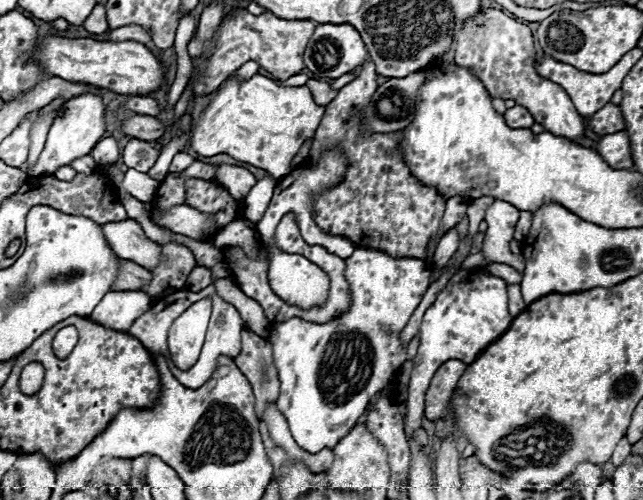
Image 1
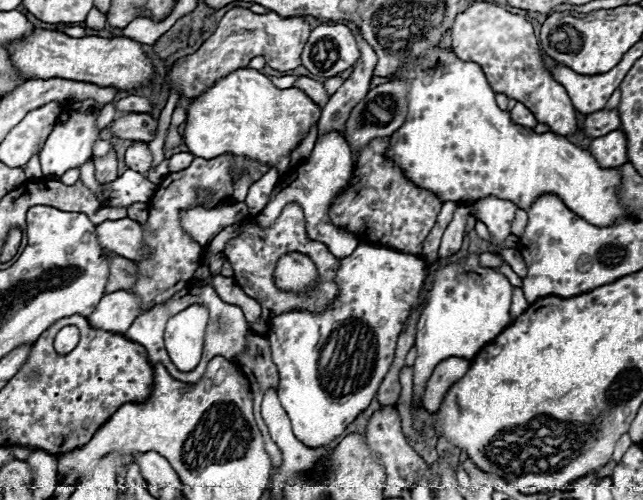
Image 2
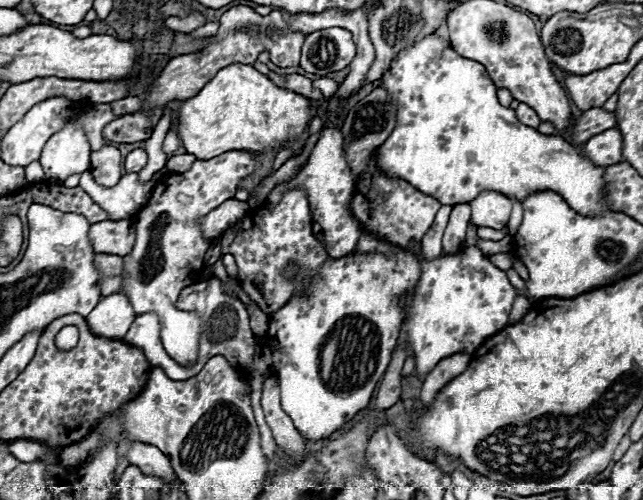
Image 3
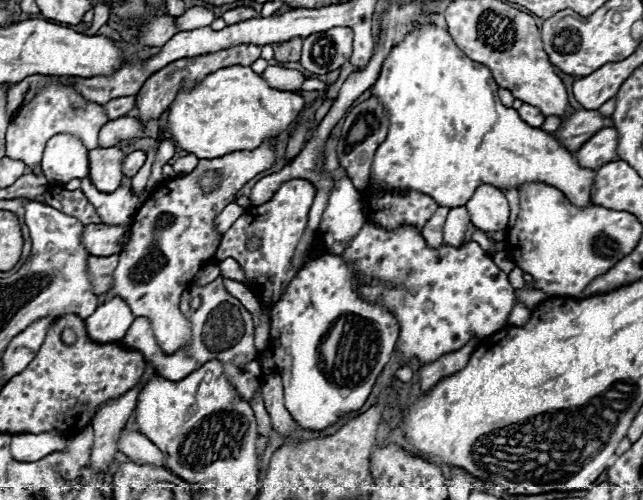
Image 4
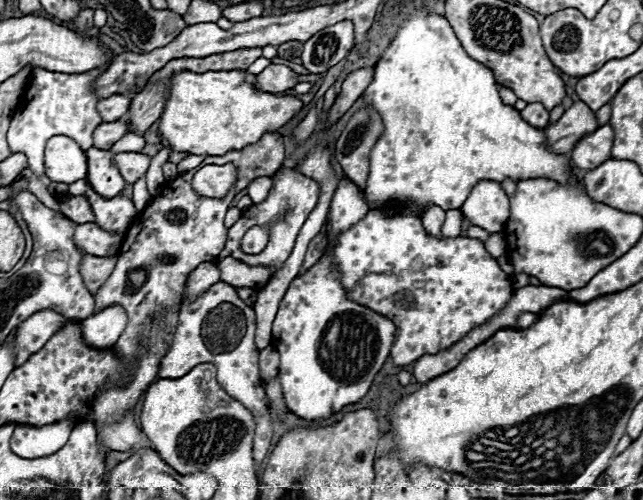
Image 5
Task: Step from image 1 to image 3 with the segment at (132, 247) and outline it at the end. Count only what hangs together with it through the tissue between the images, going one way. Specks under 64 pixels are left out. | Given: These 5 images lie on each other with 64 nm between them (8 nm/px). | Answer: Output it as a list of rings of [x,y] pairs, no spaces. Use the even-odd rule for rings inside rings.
[[[104,220],[90,226],[90,240],[96,252],[118,252],[118,256],[128,256],[136,240],[136,228],[132,220]]]

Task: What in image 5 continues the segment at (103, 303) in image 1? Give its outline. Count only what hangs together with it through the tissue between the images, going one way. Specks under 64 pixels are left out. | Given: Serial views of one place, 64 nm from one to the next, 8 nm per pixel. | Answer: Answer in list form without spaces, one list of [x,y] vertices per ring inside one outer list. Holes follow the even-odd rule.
[[[108,306],[90,318],[82,320],[82,334],[86,344],[94,348],[110,348],[116,344],[128,324],[128,314],[122,306]]]

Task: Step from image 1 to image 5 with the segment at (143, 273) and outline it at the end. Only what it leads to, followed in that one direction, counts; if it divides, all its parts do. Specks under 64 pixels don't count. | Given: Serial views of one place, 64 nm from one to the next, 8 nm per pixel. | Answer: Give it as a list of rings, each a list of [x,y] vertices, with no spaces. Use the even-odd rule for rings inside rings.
[[[86,254],[82,258],[82,278],[86,280],[86,288],[90,288],[90,292],[96,294],[108,280],[110,272],[114,270],[114,264],[116,264],[116,256],[104,258],[104,256]]]

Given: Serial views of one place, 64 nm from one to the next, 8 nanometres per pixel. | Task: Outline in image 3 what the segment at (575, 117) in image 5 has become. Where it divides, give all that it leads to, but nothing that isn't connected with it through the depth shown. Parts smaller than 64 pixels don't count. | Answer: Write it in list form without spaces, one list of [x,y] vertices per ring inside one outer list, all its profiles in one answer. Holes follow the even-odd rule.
[[[592,108],[592,110],[586,110],[568,130],[568,134],[574,138],[574,144],[580,146],[582,142],[590,140],[592,136],[600,134],[600,132],[606,132],[610,128],[616,126],[616,116],[614,112],[606,112],[602,108]]]

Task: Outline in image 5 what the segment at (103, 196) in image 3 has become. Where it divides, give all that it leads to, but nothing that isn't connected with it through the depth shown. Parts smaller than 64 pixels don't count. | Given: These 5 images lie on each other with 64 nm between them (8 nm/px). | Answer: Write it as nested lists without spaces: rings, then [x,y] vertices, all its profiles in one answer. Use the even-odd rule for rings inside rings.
[[[88,186],[86,198],[94,208],[96,224],[110,232],[126,232],[126,228],[132,224],[134,216],[138,214],[134,208],[134,202],[122,194],[114,198],[104,198]]]

